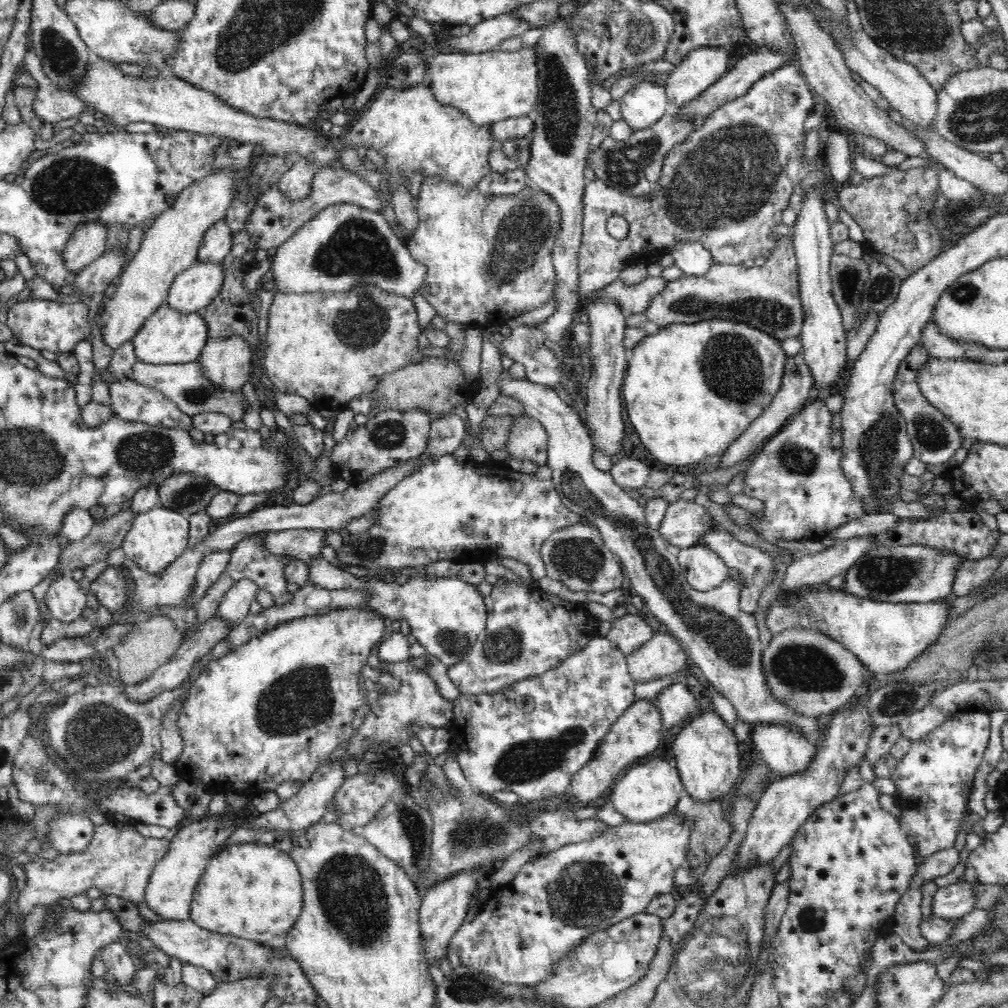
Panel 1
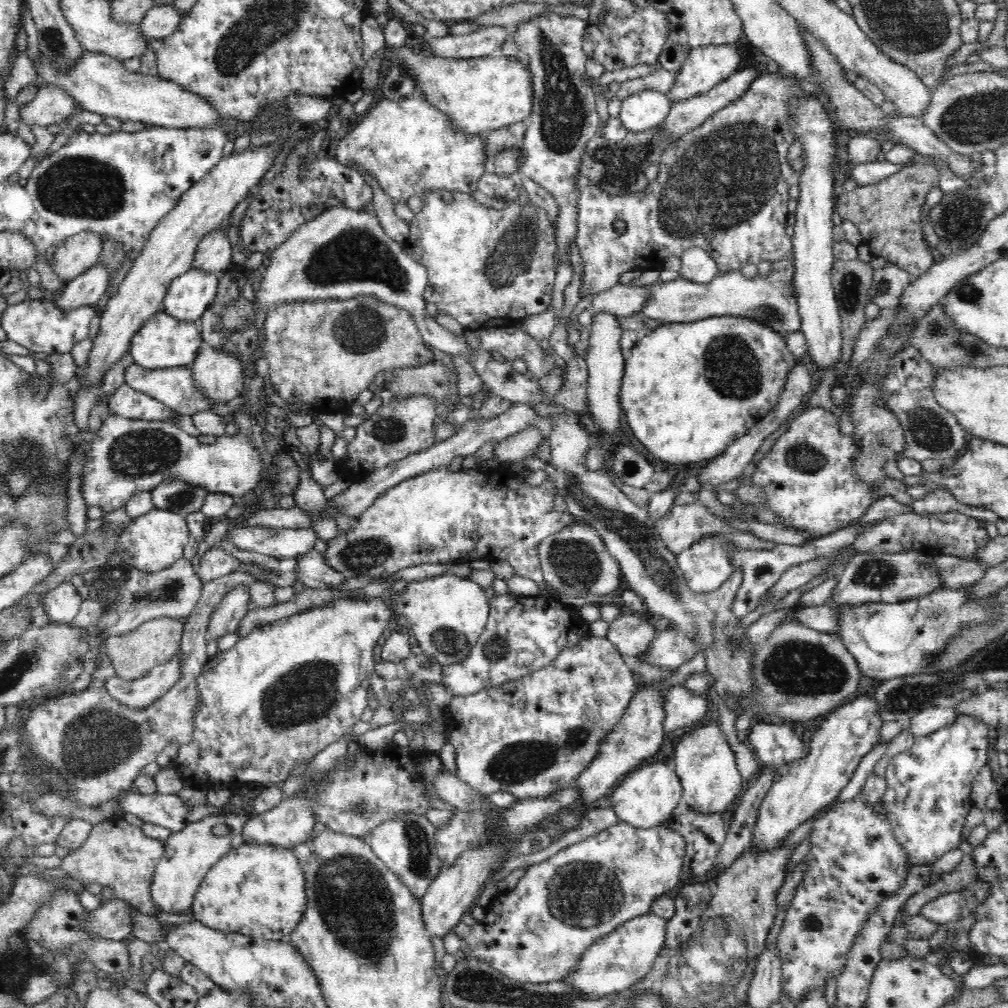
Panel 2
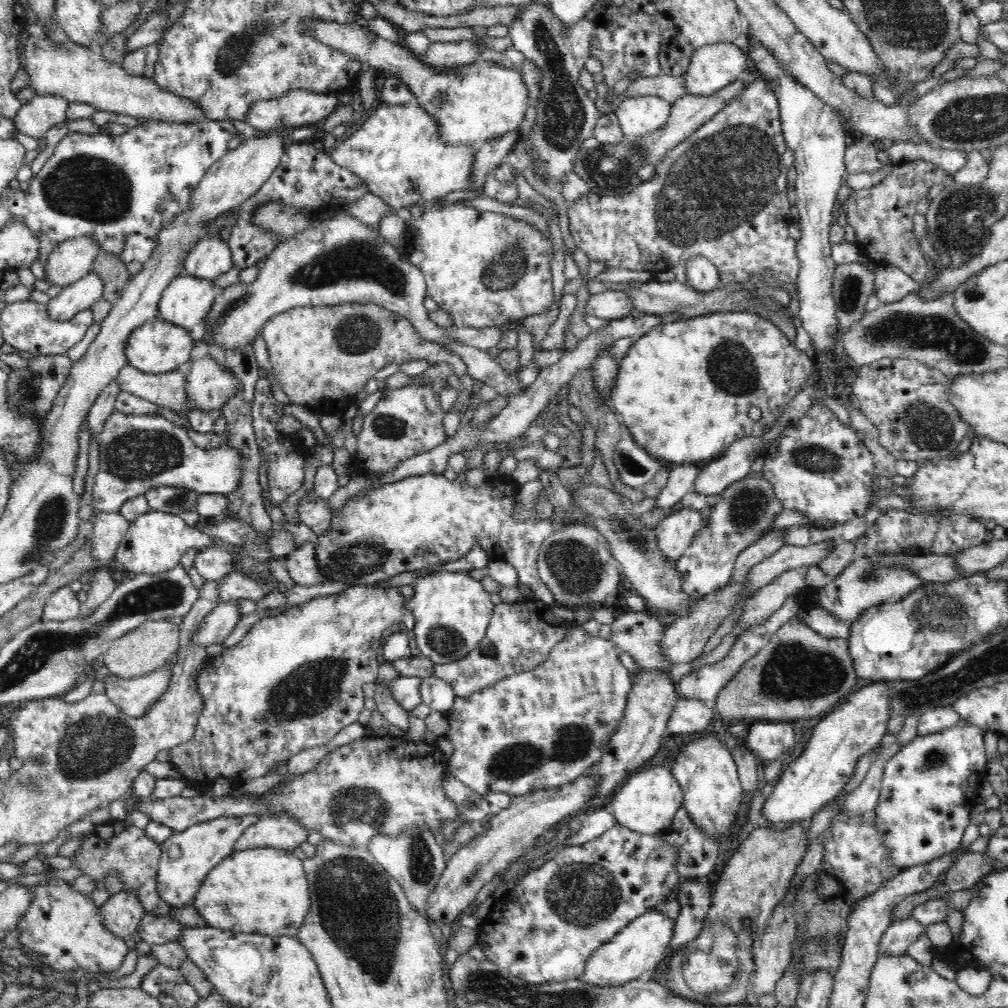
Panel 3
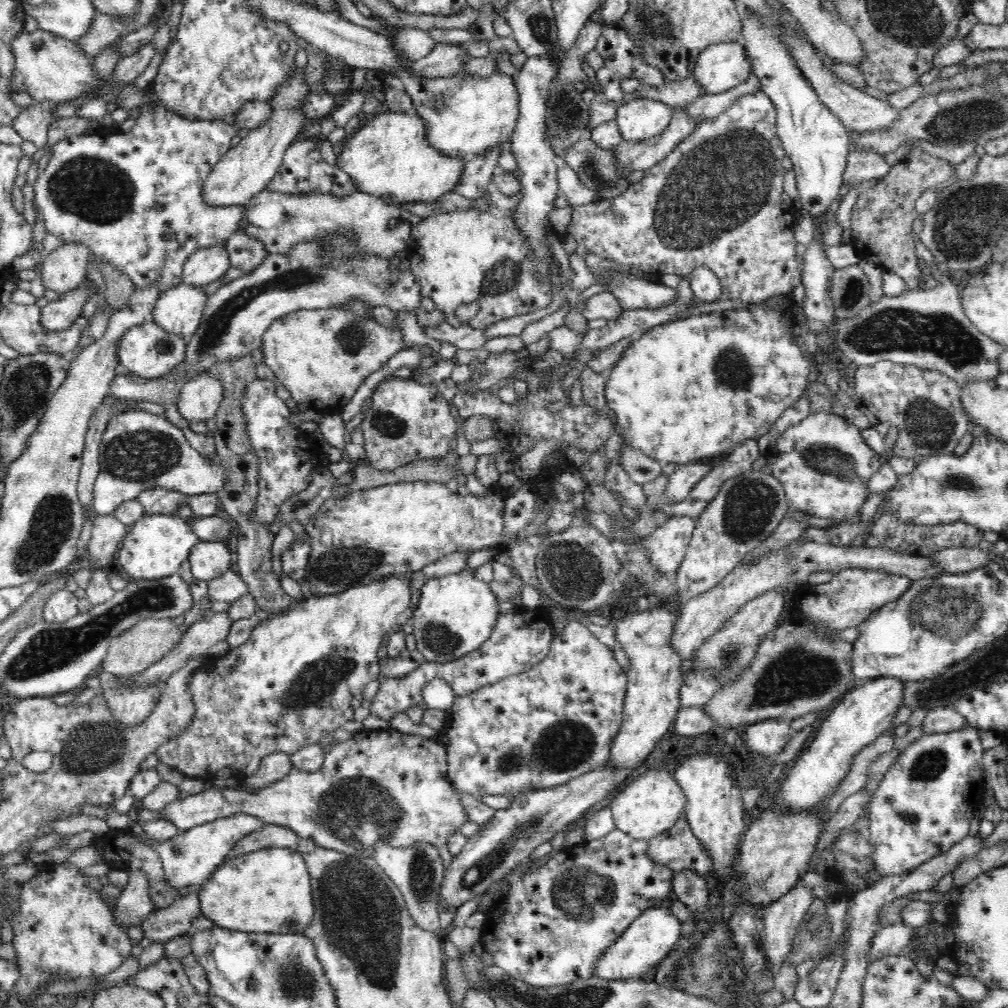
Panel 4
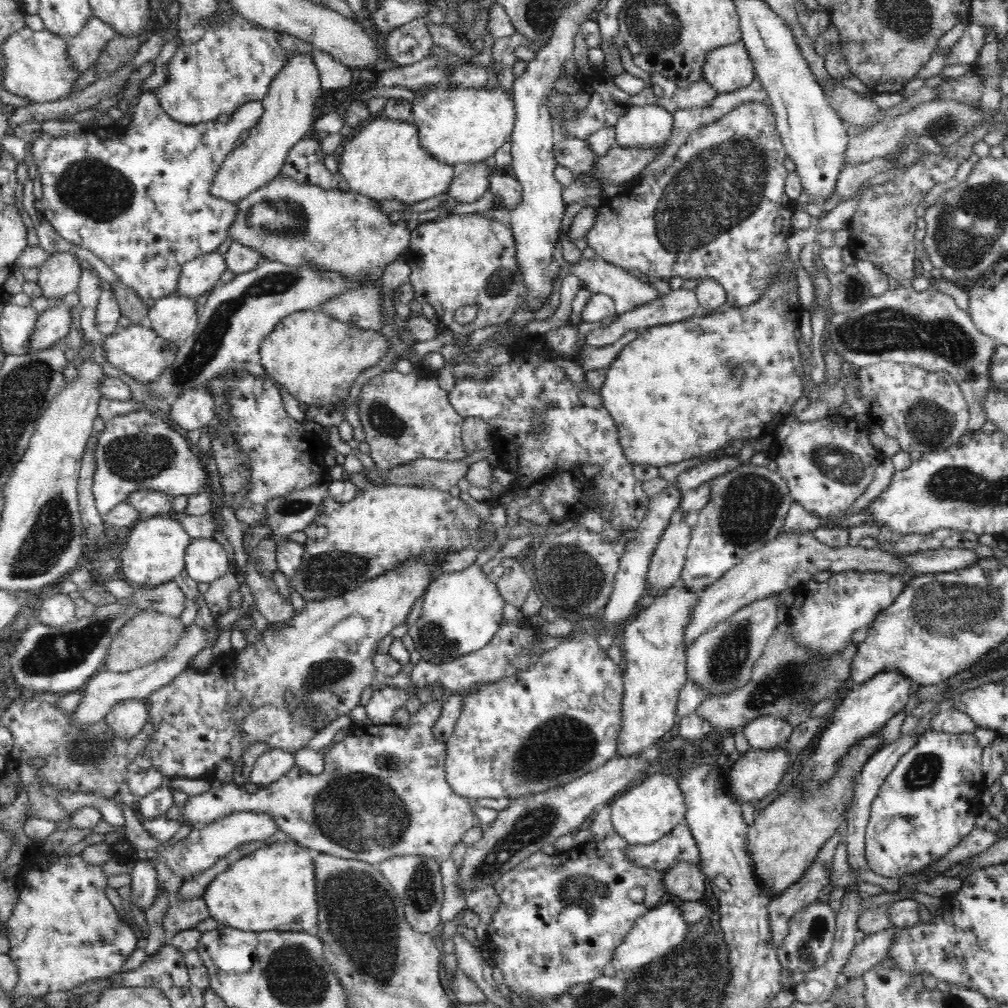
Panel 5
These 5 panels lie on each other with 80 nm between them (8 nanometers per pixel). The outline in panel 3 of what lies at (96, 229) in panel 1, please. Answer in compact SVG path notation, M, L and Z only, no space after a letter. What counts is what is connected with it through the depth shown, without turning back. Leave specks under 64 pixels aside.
M76 237L56 244L48 256L45 276L52 286L66 288L92 272L99 245L90 237Z

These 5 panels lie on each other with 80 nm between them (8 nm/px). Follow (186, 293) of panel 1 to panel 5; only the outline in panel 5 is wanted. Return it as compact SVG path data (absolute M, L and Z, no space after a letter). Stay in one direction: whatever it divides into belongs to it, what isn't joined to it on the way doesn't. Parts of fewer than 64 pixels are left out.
M178 293L159 298L147 311L146 323L156 335L174 345L182 346L198 324L196 301Z

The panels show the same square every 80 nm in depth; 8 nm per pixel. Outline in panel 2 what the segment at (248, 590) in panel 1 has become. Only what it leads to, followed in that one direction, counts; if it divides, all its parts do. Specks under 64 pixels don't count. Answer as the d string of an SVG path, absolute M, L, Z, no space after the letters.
M239 585L234 592L227 593L212 611L206 626L206 640L218 640L225 634L239 630L239 624L247 615L251 597L245 586Z

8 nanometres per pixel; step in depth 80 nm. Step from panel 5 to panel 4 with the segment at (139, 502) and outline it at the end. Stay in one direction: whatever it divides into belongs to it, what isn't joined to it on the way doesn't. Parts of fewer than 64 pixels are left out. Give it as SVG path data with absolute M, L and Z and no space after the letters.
M162 488L144 490L137 498L138 503L144 510L144 515L173 515L177 512L180 504L188 504L191 496L181 492L168 491Z

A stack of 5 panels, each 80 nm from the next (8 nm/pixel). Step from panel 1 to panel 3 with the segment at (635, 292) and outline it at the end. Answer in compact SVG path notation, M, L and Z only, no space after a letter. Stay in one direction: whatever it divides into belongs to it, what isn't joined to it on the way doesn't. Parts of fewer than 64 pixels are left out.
M606 290L589 296L585 314L608 321L626 316L632 310L632 301L622 290Z

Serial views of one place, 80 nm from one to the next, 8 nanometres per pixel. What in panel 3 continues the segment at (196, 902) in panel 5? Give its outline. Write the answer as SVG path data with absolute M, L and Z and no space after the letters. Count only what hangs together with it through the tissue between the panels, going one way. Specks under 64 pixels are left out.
M171 912L168 914L146 913L138 925L138 934L142 941L152 946L154 944L167 944L178 940L180 935L187 929L186 925L180 923Z

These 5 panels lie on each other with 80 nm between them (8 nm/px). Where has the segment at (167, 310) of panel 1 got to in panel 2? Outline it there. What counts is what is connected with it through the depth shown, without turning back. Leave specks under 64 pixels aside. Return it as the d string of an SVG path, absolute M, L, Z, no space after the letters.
M160 311L149 318L142 328L132 336L129 353L134 363L146 369L158 370L168 367L190 367L198 354L198 344L202 342L202 334L198 322L178 321L176 317Z

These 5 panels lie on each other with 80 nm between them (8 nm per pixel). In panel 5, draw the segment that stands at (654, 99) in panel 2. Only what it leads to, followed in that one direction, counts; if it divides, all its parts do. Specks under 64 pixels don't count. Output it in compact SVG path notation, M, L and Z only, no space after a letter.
M630 105L626 107L626 110L628 110L628 114L624 114L615 127L616 144L626 149L648 149L648 151L662 150L672 134L673 114L657 105Z

